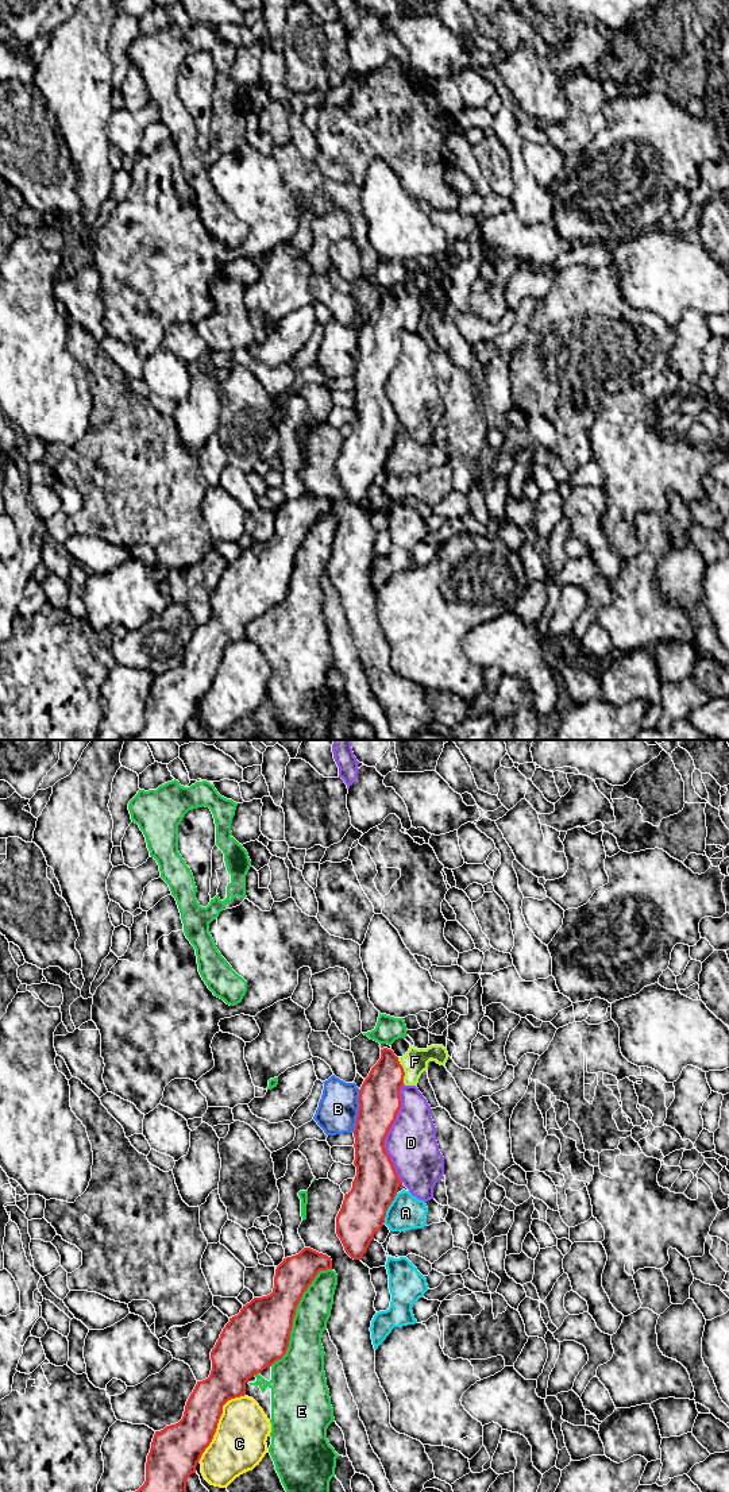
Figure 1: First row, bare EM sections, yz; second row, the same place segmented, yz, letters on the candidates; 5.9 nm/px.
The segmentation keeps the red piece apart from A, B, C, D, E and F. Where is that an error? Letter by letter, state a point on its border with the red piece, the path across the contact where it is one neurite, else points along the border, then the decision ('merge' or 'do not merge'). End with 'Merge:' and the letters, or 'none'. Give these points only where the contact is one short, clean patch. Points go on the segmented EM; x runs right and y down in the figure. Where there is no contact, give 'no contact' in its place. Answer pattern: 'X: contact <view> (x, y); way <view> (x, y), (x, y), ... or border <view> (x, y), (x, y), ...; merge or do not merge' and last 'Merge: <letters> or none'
A: contact yz (388, 1207); do not merge
B: contact yz (358, 1111); do not merge
C: contact yz (218, 1422); do not merge
D: contact yz (388, 1132); do not merge
E: contact yz (294, 1314); do not merge
F: contact yz (402, 1071); way yz (380, 1102), (380, 1094), (402, 1071), (415, 1061); merge
Merge: F

